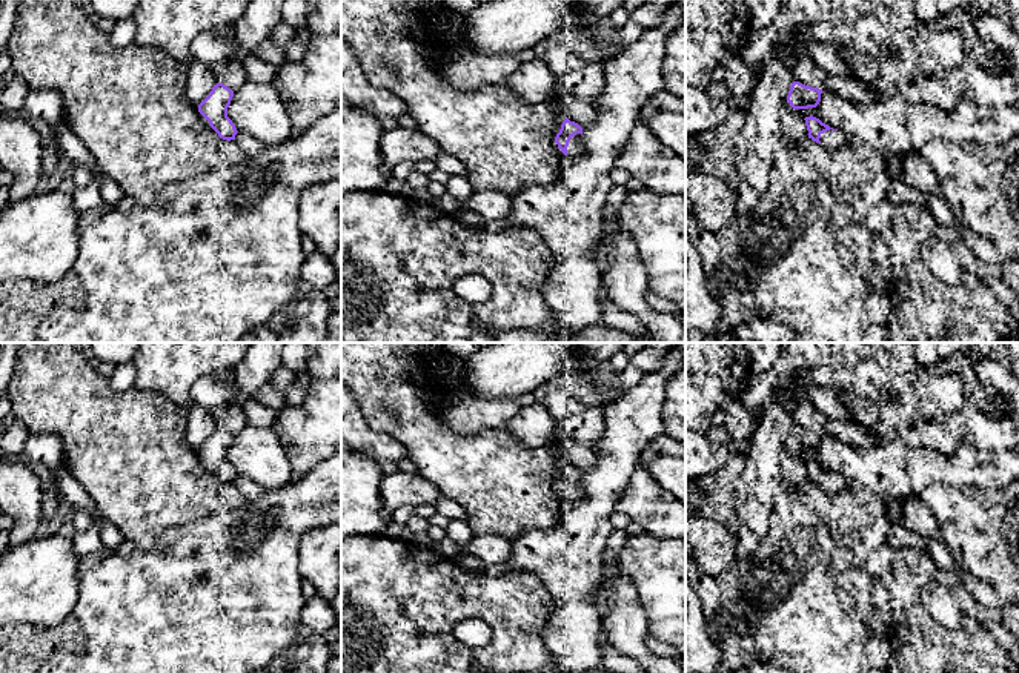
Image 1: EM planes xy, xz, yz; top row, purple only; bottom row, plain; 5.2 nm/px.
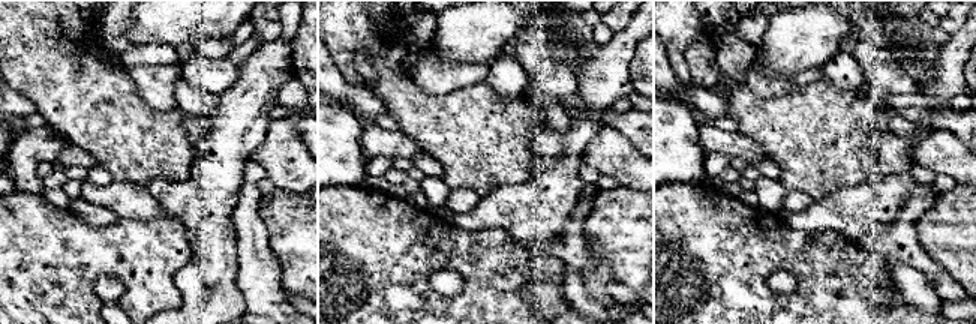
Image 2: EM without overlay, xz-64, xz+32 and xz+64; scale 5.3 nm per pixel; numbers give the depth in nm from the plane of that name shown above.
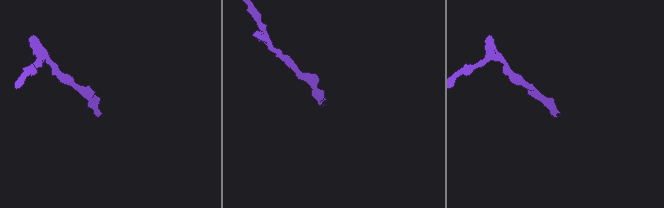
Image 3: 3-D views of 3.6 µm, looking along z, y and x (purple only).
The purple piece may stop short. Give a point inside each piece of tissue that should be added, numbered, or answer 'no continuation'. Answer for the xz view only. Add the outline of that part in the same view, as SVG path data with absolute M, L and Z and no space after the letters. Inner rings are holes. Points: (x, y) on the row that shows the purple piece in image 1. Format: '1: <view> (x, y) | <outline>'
1: xz (575, 145) | M576 134L569 141L567 155L581 155L581 154L583 154L583 135Z

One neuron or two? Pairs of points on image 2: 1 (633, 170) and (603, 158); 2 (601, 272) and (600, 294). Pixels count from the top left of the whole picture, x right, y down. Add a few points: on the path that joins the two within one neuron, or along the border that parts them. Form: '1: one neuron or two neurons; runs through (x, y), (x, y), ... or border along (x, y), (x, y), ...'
1: one neuron; runs through (625, 164), (610, 158)
2: one neuron; runs through (600, 278), (600, 288)

